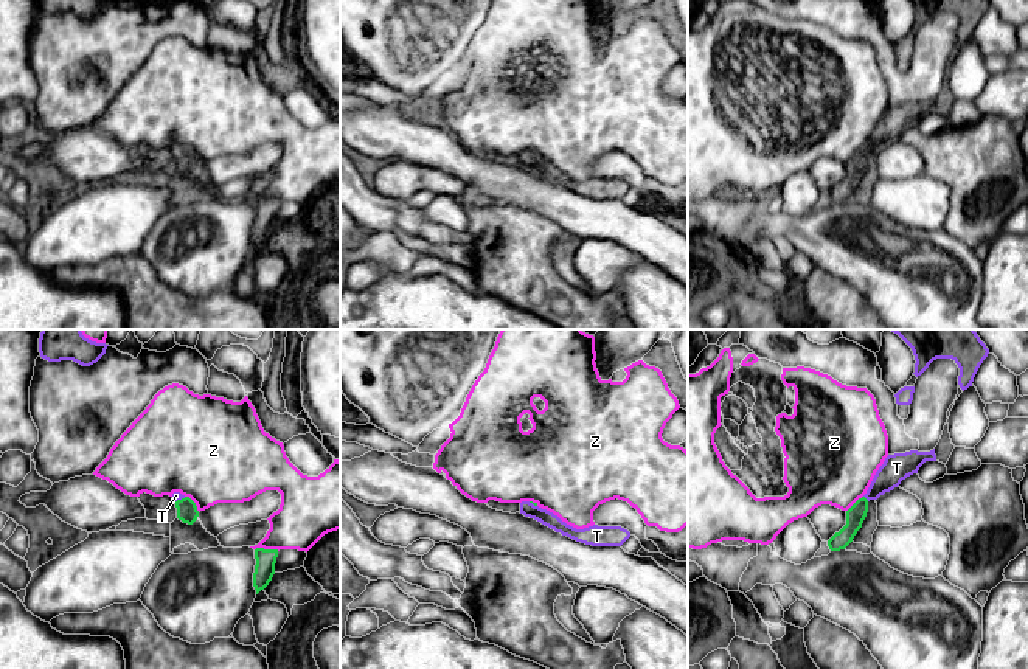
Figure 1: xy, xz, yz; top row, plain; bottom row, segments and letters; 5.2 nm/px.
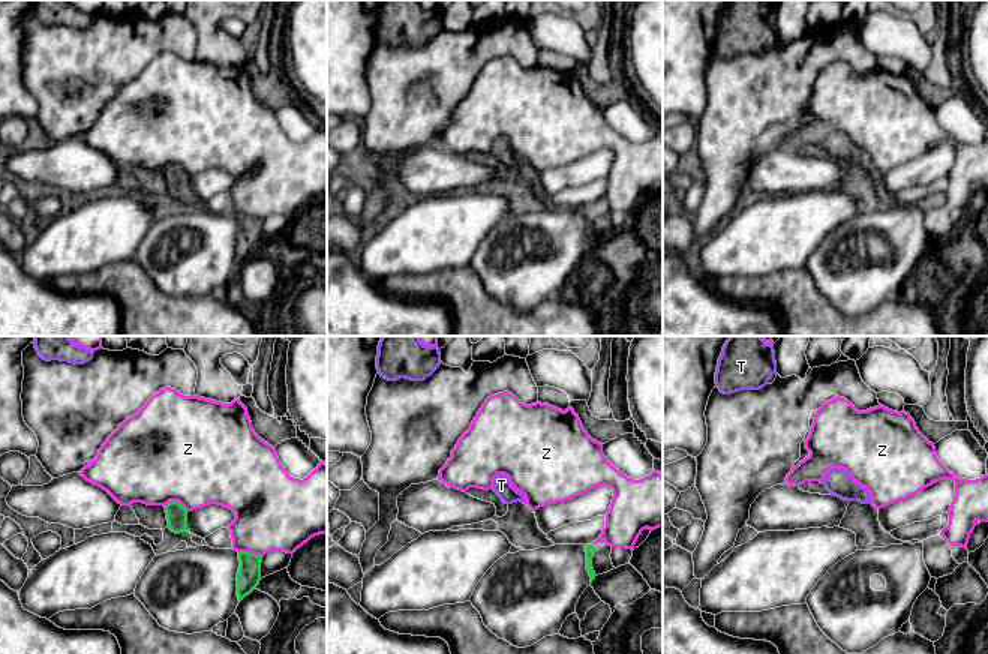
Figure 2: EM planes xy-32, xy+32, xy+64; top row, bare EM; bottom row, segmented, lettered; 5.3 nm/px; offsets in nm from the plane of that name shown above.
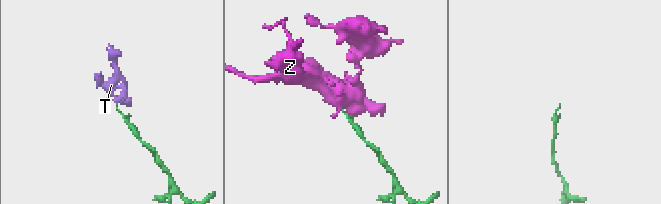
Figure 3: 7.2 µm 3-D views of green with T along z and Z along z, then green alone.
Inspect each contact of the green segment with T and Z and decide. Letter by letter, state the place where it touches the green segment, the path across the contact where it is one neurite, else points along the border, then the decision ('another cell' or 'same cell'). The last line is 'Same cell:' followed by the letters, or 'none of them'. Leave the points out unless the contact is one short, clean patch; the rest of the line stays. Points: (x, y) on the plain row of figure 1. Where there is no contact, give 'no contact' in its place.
T: yz (865, 151) | across yz (856, 166), (865, 151), (896, 120) | same cell
Z: xy (267, 202) | another cell
Same cell: T

